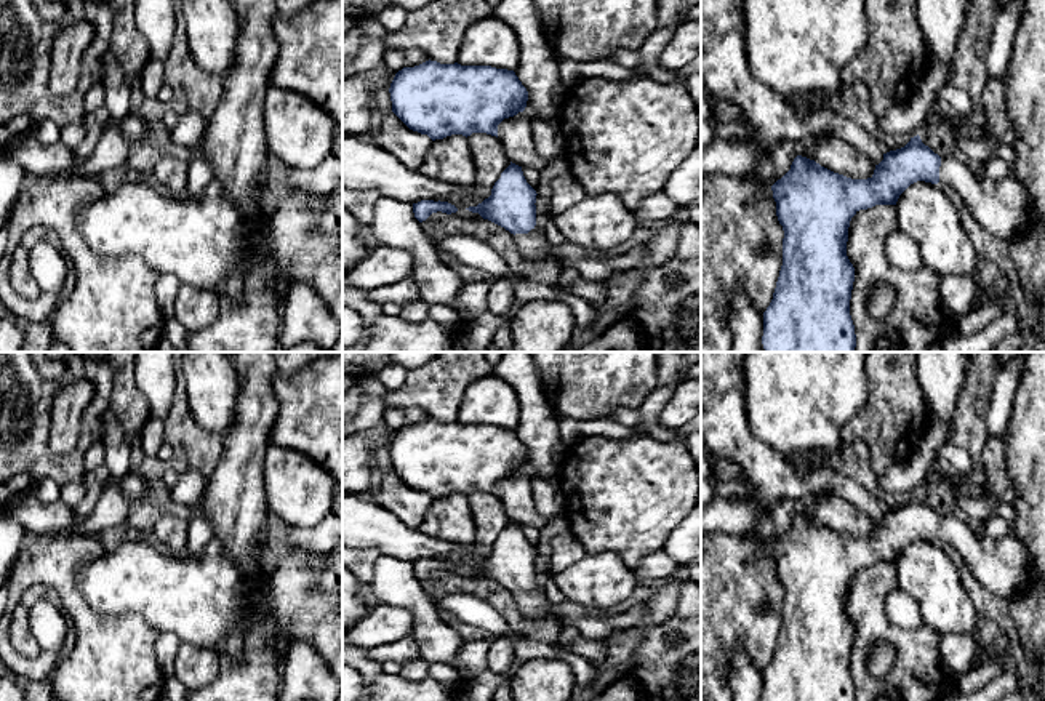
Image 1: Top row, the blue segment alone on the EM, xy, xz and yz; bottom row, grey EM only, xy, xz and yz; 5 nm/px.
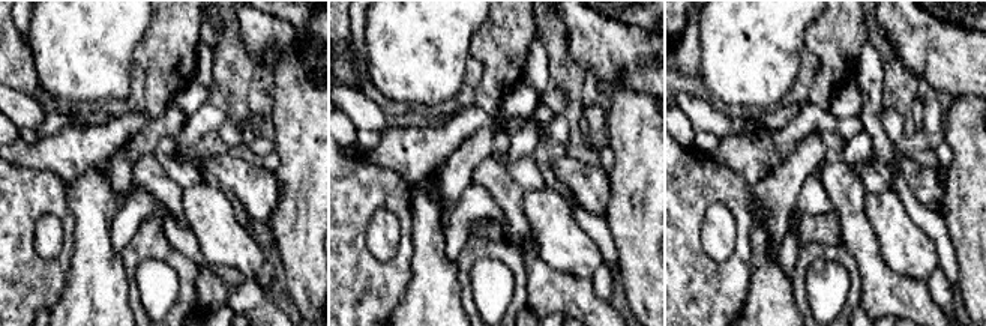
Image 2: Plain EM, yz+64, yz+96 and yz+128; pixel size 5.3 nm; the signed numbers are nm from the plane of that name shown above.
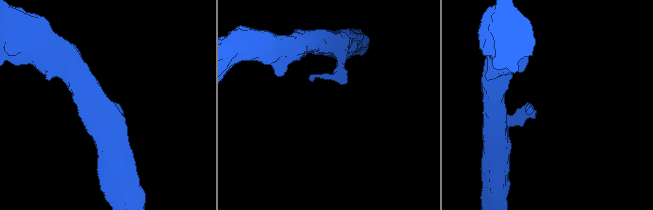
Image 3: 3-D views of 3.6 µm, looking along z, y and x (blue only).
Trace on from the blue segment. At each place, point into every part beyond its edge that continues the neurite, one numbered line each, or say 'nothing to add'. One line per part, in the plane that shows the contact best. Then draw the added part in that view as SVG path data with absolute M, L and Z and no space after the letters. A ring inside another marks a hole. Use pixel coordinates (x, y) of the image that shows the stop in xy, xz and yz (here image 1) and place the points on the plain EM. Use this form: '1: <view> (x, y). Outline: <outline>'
1: yz (1002, 565). Outline: M943 515L938 543L955 549L978 583L994 595L1011 600L1032 583L1029 552L1011 533L987 538L973 533L965 522Z

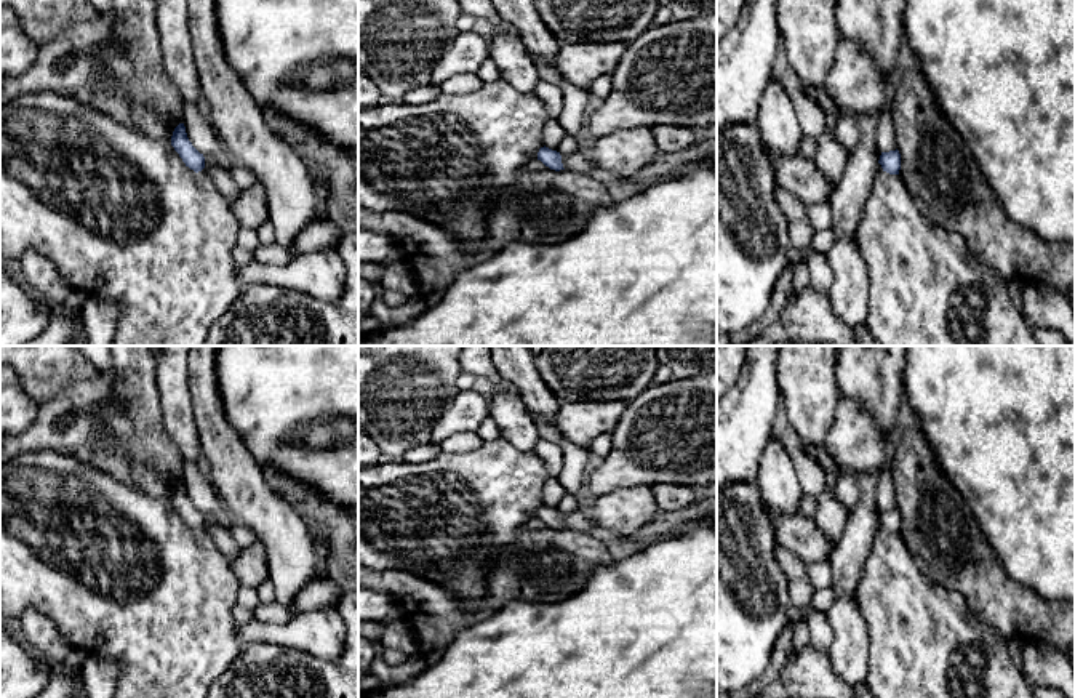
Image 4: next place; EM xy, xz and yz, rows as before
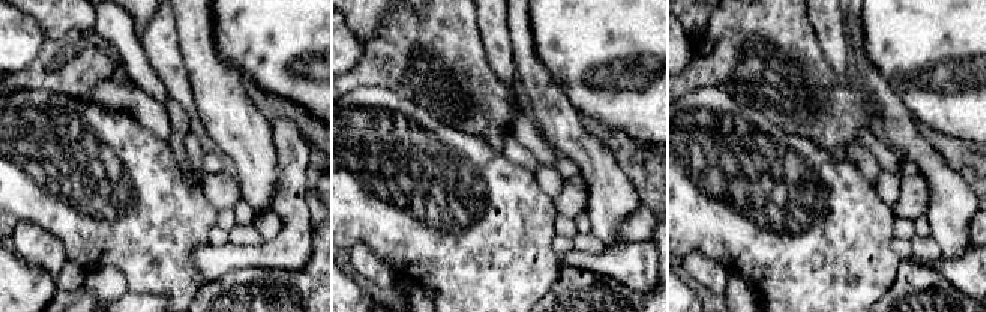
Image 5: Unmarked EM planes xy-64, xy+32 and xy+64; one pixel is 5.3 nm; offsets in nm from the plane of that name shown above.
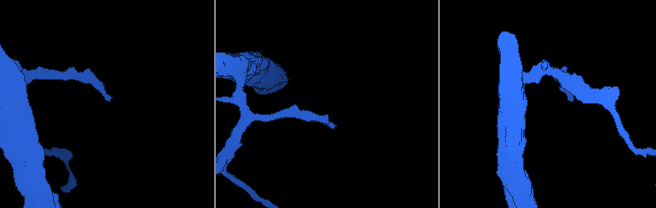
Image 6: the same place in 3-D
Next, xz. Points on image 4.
1: xz (570, 503). Outline: M566 493L566 495L563 496L563 499L560 501L557 511L558 511L560 514L569 514L569 512L573 512L573 511L576 511L576 509L581 509L581 507L584 507L584 499L574 496L574 495L571 495L571 493Z

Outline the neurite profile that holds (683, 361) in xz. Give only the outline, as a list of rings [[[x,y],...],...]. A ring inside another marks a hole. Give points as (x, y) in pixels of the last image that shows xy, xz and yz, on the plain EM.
[[[657,346],[656,357],[675,378],[717,371],[717,346]]]

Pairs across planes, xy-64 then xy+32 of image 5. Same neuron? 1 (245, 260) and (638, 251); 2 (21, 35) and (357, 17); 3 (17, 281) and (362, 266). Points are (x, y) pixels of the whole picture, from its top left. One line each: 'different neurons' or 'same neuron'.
1: same neuron
2: different neurons
3: different neurons

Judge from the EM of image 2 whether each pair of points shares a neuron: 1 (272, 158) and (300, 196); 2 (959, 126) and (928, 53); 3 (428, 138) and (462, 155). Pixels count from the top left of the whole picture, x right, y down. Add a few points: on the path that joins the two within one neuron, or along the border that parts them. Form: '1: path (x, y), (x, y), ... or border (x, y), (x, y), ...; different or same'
1: border (276, 150), (278, 170), (275, 173); different
2: border (970, 95), (952, 96); different
3: border (480, 128), (435, 173); different

